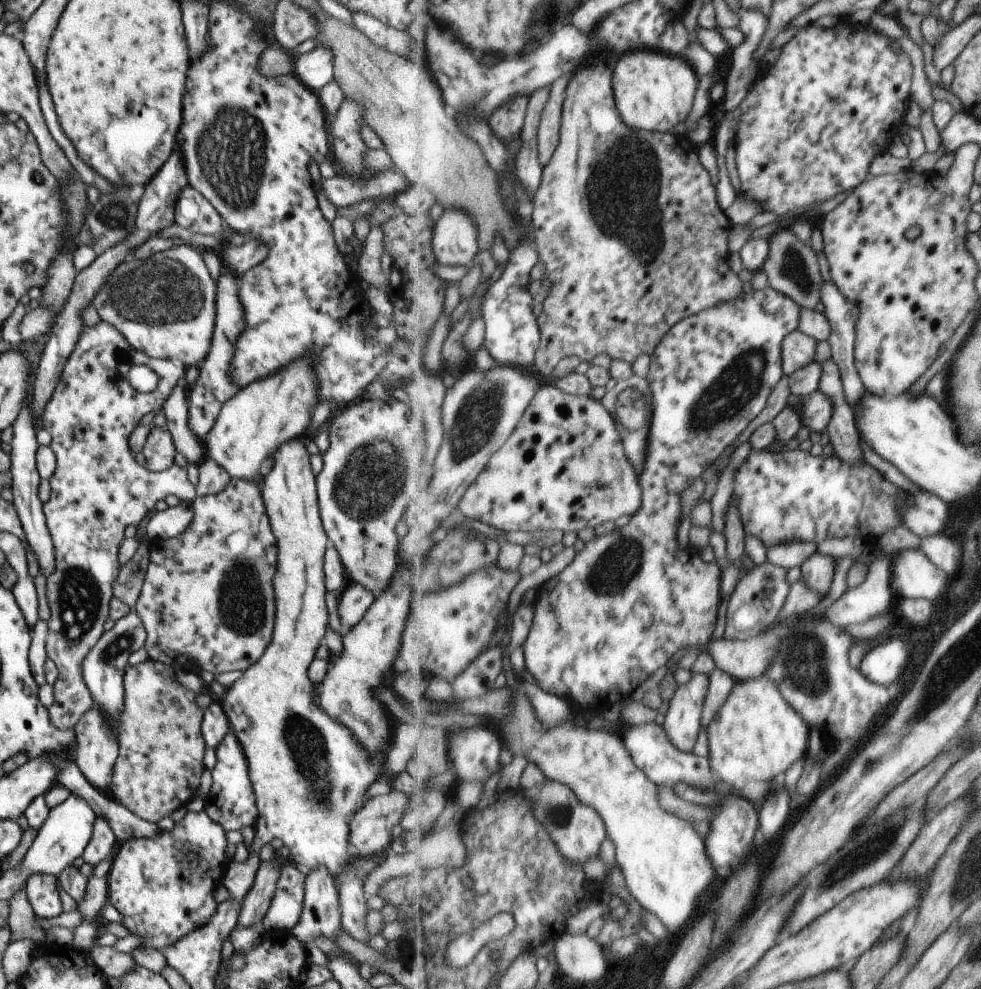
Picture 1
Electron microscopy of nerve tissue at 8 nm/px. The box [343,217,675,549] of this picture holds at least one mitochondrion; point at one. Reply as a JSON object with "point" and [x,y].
{"point":[479,411]}

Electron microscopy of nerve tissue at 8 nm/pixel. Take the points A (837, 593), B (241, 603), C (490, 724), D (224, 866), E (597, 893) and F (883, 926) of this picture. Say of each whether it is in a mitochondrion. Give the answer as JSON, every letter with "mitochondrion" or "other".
{"A":"other","B":"mitochondrion","C":"other","D":"other","E":"other","F":"other"}

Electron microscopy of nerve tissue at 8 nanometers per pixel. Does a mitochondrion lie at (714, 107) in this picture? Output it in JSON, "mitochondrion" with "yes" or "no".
{"mitochondrion":"no"}

